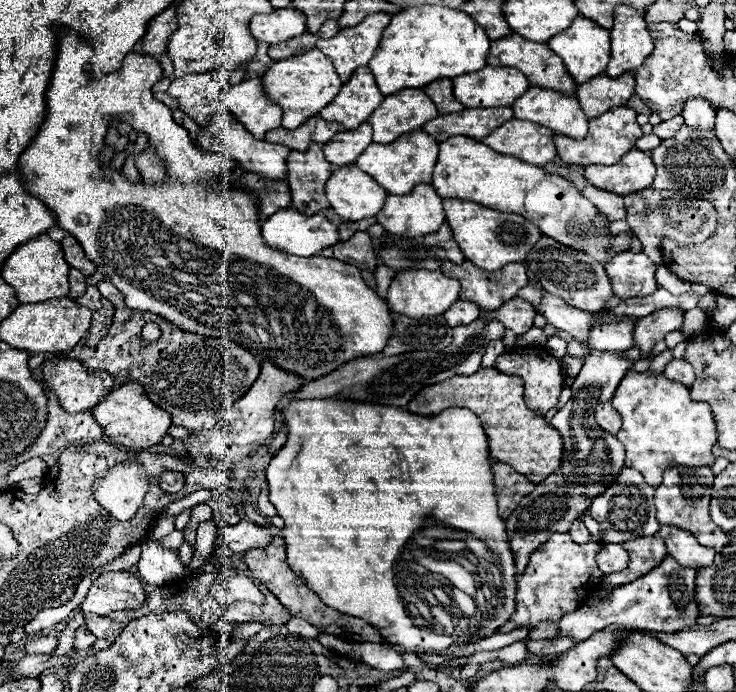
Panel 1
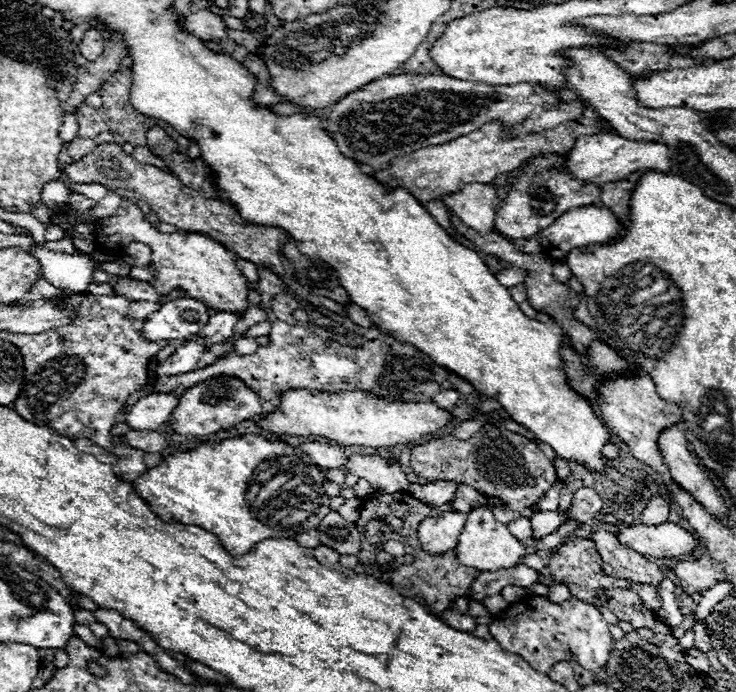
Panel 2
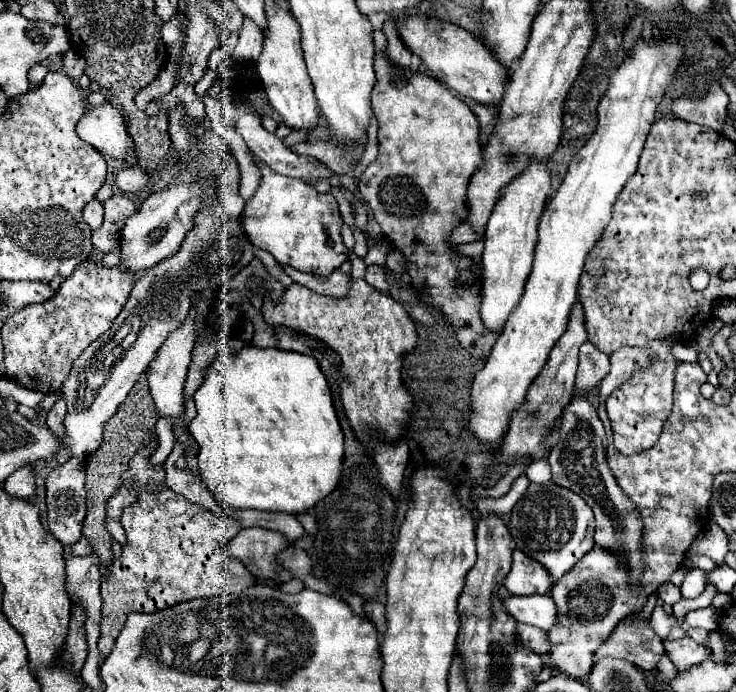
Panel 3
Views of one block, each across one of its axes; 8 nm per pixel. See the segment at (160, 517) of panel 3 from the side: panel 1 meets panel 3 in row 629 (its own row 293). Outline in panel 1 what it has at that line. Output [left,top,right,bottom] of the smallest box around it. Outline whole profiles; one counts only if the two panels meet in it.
[84,278,260,432]

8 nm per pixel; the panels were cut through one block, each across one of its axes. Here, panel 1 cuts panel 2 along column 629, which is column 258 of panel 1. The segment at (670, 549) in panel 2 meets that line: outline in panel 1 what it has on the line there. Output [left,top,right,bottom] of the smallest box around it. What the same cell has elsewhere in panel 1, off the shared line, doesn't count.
[220,520,272,552]

